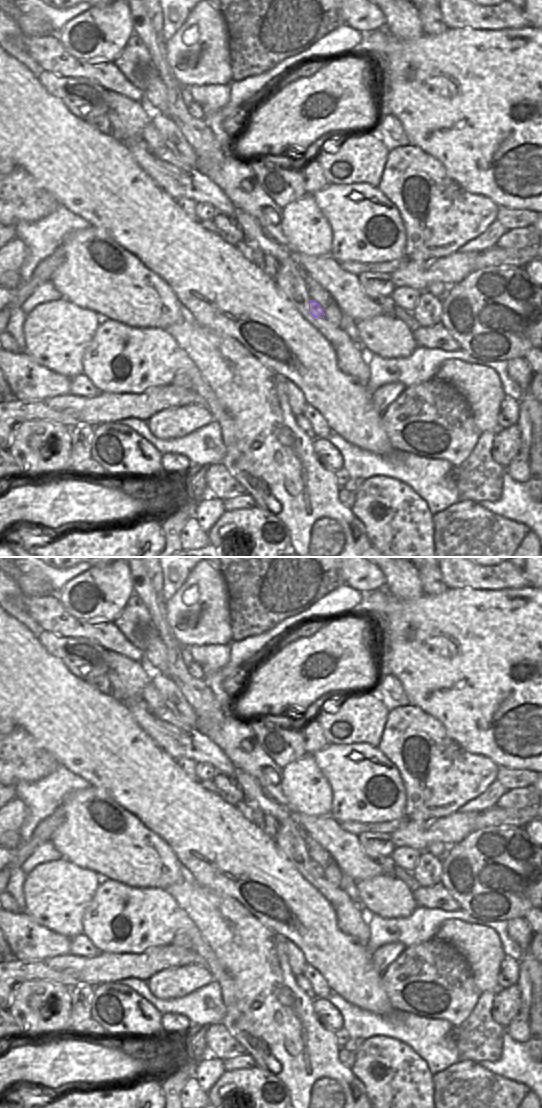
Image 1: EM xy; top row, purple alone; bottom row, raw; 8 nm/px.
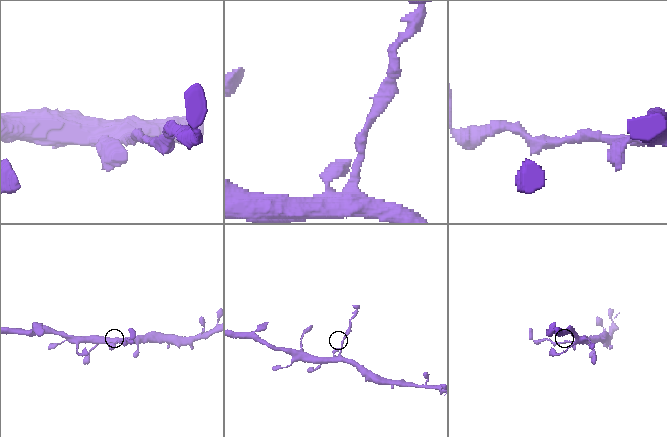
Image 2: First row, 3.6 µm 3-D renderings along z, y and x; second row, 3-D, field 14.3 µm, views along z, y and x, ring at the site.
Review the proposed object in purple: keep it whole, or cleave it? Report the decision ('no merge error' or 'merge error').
merge error

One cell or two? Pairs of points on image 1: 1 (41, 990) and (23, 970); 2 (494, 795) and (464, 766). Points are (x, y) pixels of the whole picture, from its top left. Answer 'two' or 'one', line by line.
1: two
2: two

